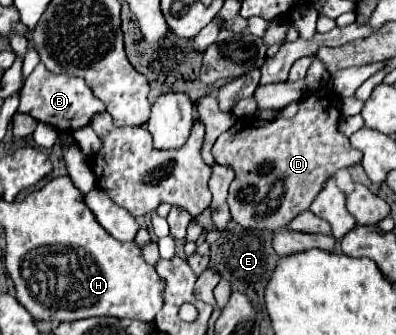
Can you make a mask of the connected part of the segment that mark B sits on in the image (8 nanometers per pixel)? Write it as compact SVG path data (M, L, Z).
M39 63L33 69L31 79L27 79L21 89L19 111L31 115L35 121L49 123L55 129L61 129L63 133L71 133L73 129L87 125L95 113L105 111L105 105L91 93L91 89L87 87L87 83L83 79L47 73L45 65Z

